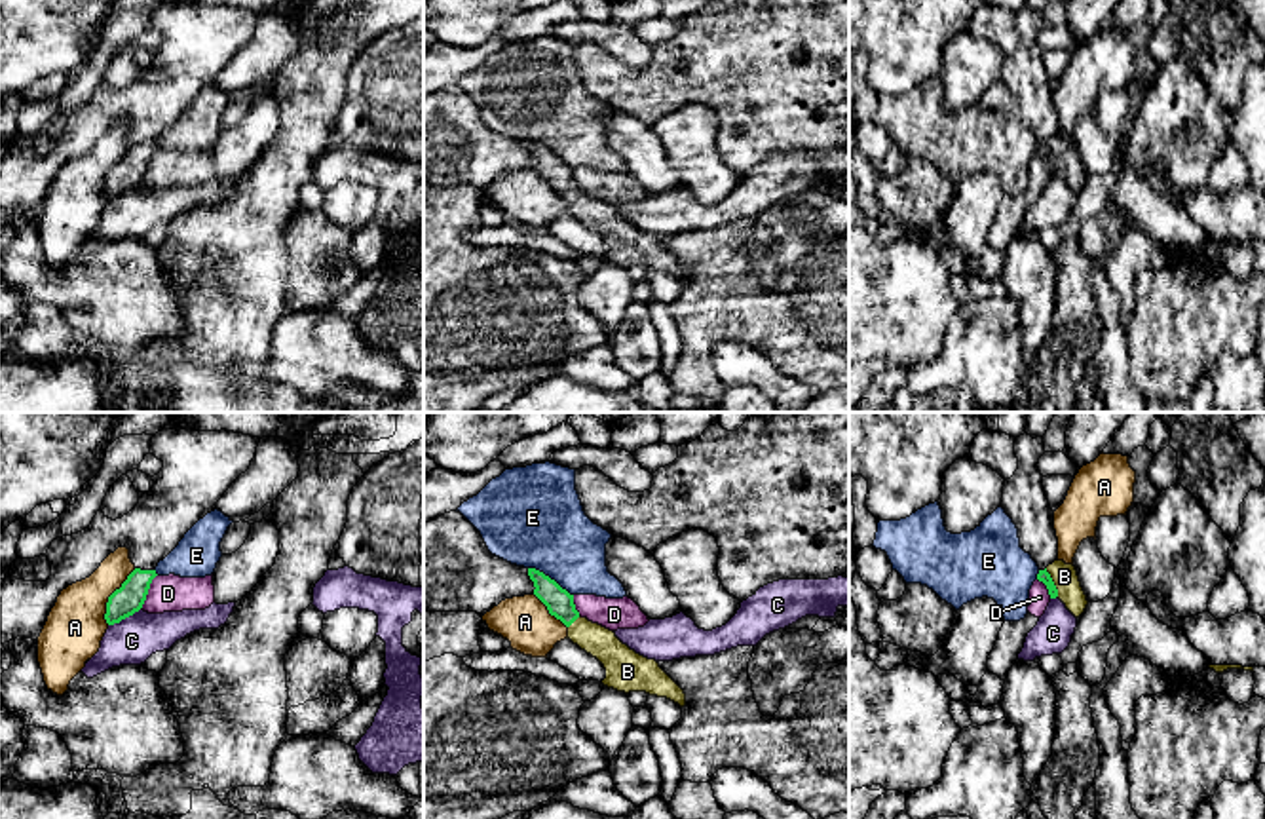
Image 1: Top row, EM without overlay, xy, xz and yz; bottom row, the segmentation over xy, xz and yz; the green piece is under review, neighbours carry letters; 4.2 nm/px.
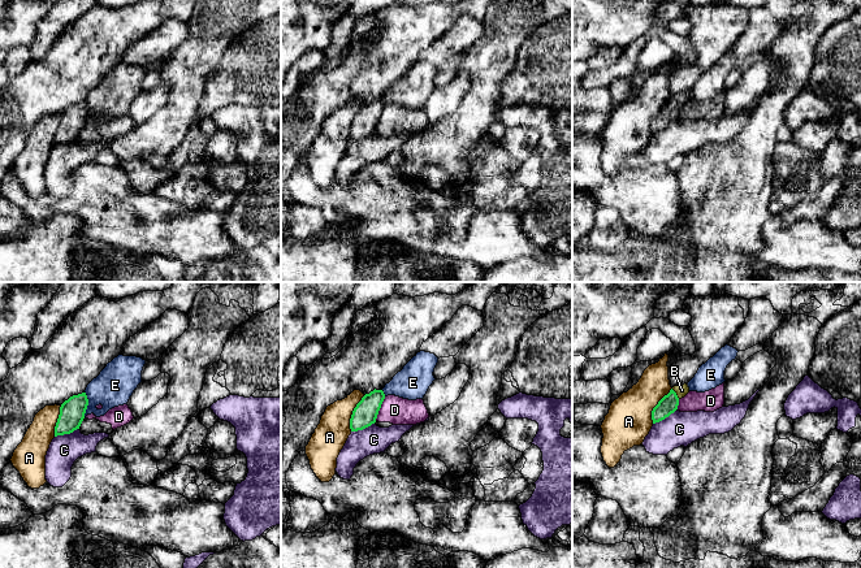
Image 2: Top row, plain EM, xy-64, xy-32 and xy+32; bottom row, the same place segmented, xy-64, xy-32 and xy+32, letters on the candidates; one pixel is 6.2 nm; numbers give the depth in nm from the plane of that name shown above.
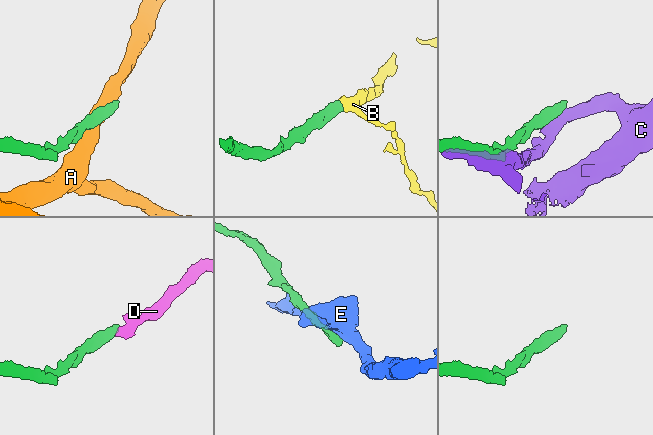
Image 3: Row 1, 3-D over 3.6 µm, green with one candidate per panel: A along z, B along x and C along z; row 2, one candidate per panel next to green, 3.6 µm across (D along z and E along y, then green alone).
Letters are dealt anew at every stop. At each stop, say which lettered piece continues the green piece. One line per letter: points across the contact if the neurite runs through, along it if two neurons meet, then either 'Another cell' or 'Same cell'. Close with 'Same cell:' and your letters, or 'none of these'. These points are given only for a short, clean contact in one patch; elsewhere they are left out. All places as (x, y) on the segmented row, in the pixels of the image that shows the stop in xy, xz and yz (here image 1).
A: Another cell
B: Path across: yz (1043, 576), (1053, 582), (1064, 576). Same cell
C: Another cell
D: Boundary: xy (156, 574), (139, 609). Another cell
E: Another cell
Same cell: B

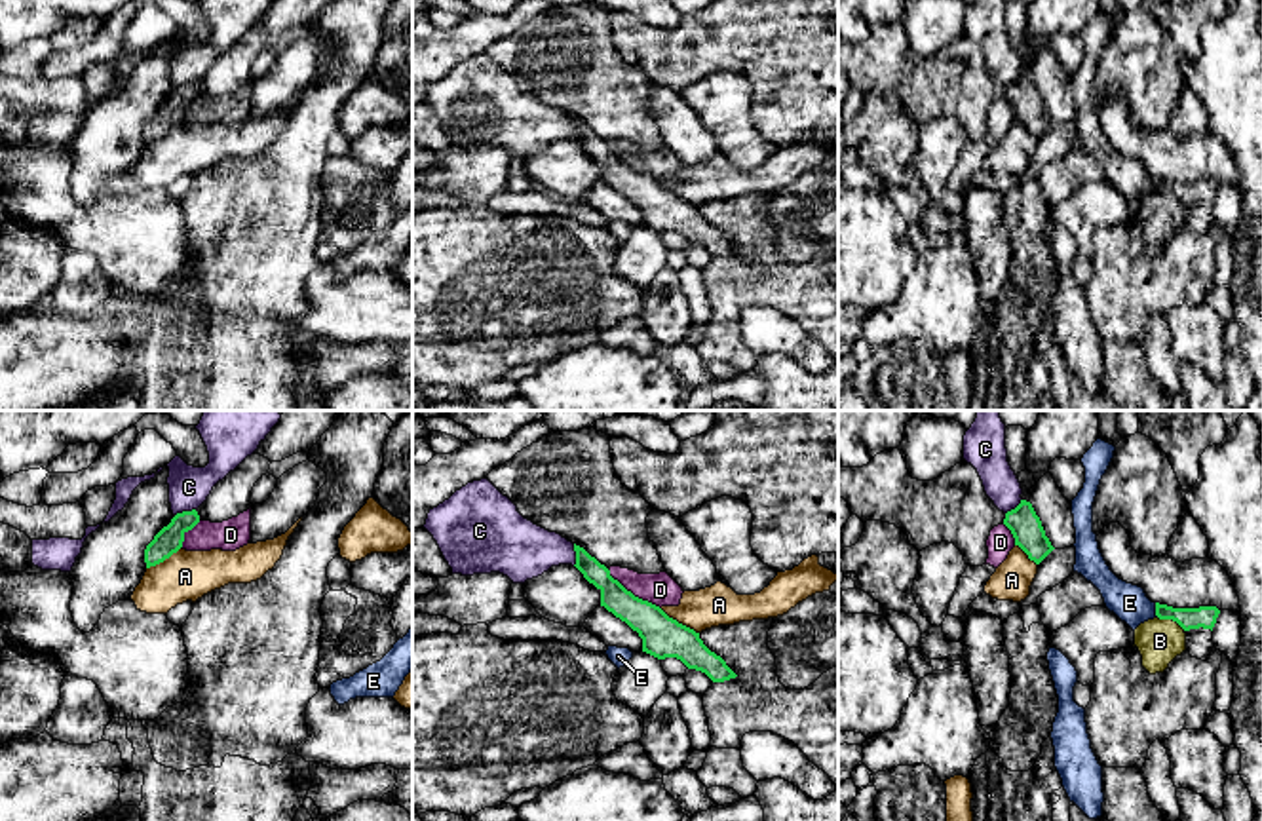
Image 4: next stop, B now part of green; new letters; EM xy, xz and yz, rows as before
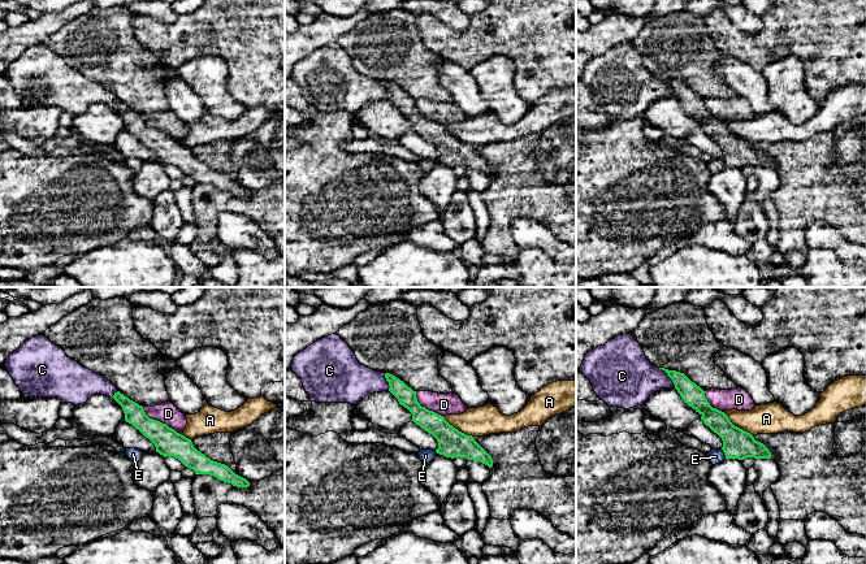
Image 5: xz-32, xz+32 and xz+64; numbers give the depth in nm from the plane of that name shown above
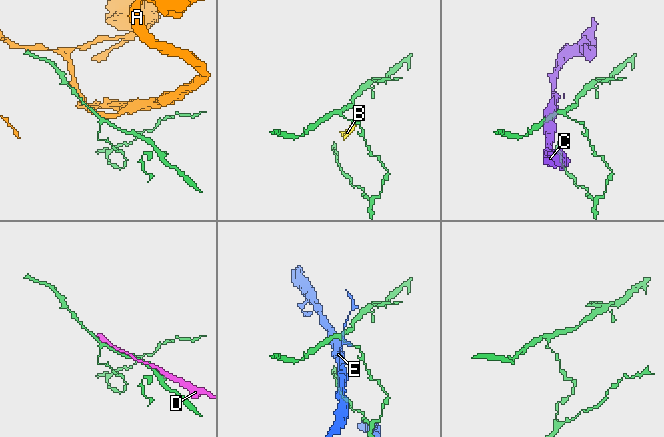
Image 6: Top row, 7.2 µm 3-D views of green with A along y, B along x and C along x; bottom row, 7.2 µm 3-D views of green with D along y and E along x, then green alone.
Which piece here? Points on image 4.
A: Another cell
B: Boundary: yz (1158, 616), (1171, 618), (1185, 630). Another cell
C: Another cell
D: Another cell
E: Boundary: yz (1154, 603), (1158, 616). Another cell
Same cell: none of these

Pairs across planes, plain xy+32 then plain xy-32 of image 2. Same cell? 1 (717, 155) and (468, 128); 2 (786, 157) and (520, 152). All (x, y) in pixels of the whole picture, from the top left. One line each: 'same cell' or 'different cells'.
1: same cell
2: different cells

